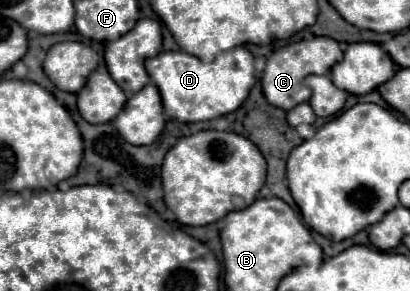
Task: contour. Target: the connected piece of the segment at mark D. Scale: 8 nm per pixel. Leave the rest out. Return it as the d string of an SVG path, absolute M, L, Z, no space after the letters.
M245 48L219 54L213 62L201 62L187 52L161 52L145 60L145 68L159 88L165 114L179 122L213 120L237 110L255 84L253 56Z

